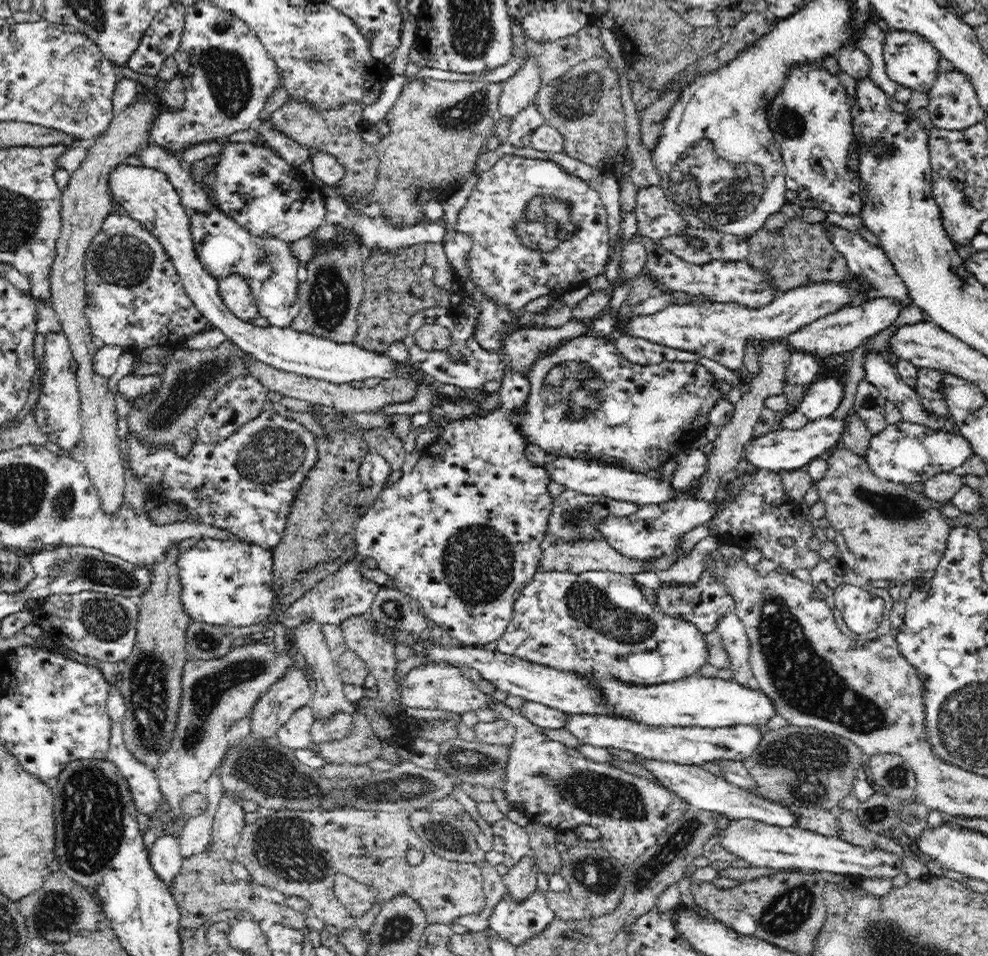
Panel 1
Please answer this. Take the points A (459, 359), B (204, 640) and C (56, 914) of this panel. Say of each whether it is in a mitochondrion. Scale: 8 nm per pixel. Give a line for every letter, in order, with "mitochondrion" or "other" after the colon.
A: mitochondrion
B: mitochondrion
C: mitochondrion

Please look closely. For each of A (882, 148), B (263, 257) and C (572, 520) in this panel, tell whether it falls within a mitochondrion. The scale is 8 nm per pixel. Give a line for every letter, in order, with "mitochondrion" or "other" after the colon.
A: mitochondrion
B: mitochondrion
C: mitochondrion

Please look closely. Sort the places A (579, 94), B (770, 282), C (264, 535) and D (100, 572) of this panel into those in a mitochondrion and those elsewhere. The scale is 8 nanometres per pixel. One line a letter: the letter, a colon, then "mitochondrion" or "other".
A: mitochondrion
B: other
C: other
D: mitochondrion

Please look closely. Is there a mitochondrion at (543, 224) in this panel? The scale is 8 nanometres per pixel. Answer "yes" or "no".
yes

